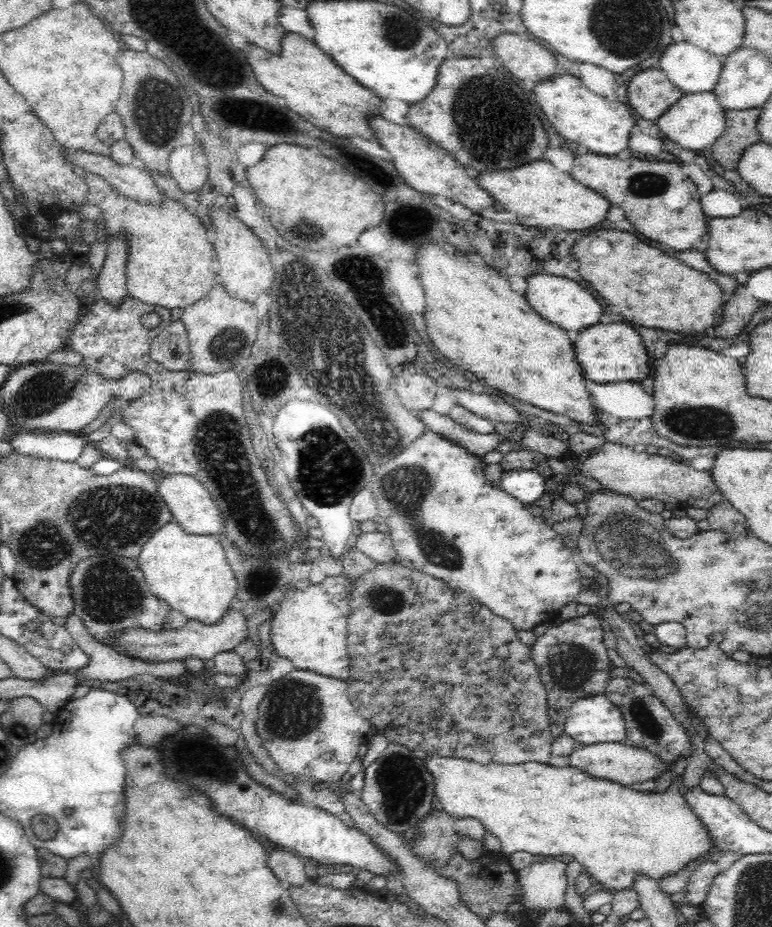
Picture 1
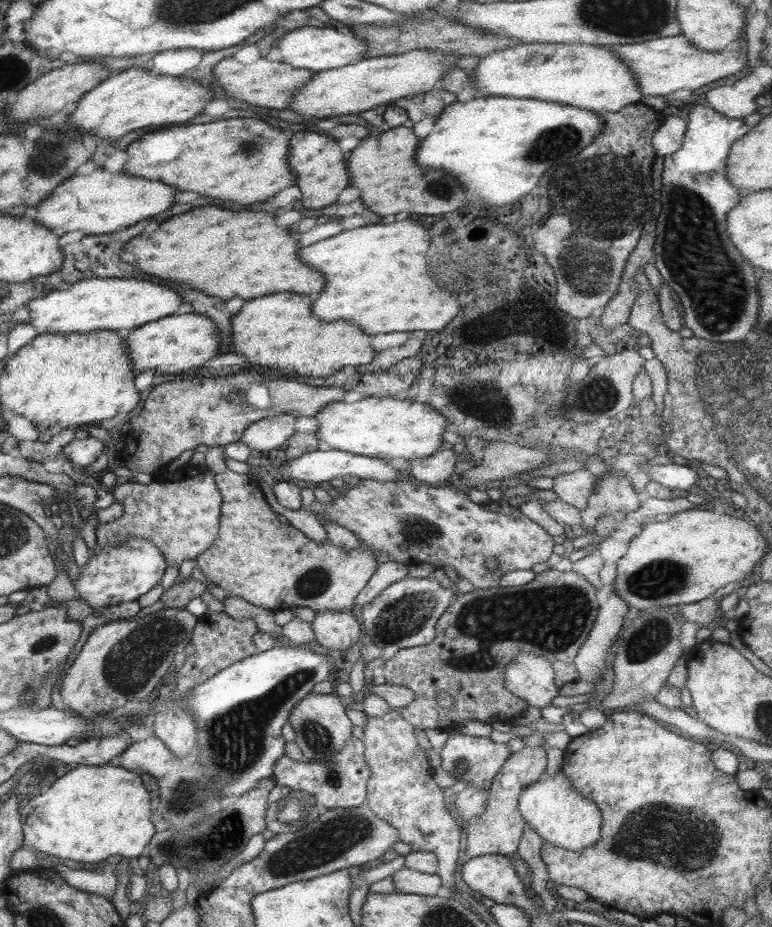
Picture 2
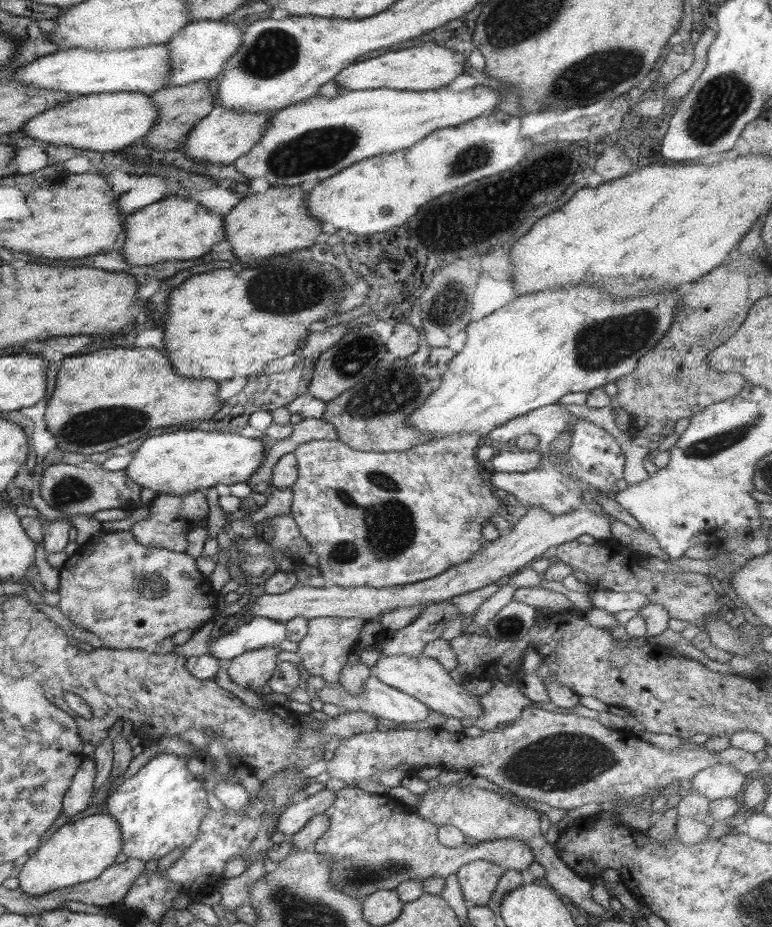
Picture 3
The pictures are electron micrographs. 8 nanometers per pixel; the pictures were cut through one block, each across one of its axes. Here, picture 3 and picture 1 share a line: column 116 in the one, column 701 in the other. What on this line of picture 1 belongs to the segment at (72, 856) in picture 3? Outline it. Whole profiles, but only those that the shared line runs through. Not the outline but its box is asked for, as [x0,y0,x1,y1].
[422,756,713,892]

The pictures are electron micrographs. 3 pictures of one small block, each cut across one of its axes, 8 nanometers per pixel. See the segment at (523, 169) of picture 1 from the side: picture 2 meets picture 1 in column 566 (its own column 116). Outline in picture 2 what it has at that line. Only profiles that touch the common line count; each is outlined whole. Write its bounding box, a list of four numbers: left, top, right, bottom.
[34,168,175,236]

